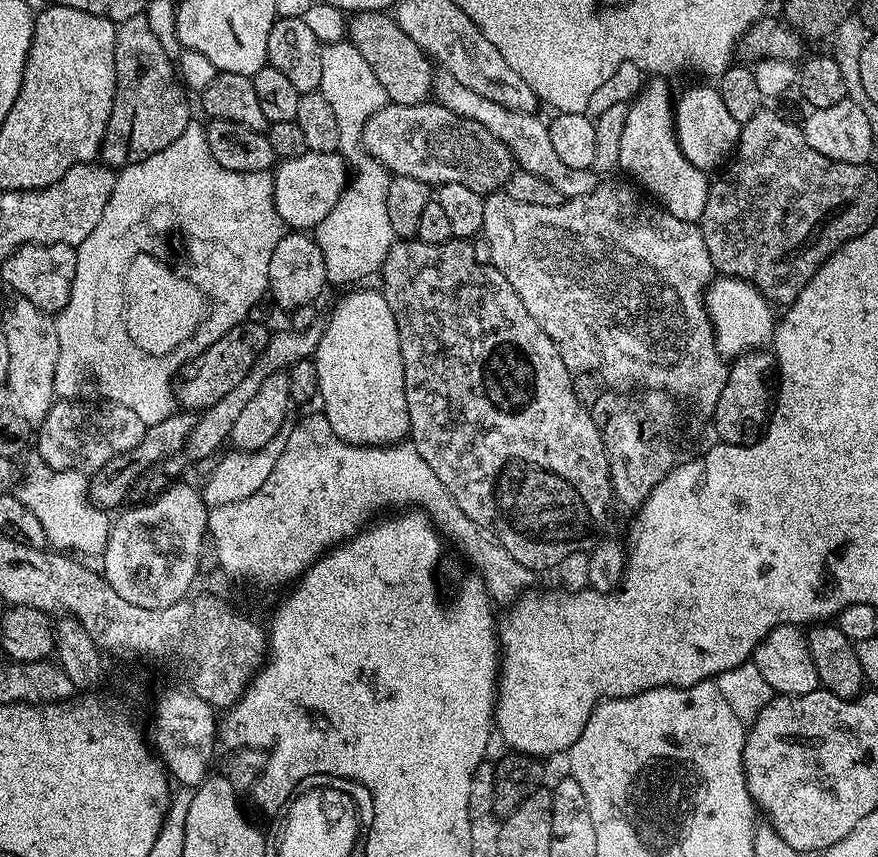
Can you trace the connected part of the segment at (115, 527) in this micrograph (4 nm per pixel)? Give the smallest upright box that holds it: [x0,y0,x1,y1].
[102,484,206,608]

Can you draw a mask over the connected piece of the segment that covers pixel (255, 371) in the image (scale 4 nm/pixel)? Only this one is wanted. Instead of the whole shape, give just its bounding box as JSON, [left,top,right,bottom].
[186,327,320,460]

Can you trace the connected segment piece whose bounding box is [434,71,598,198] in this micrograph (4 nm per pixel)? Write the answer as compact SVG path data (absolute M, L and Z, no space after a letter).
M441 71L435 77L434 100L435 103L446 106L446 110L454 110L454 114L462 118L470 118L470 122L478 122L481 126L486 126L486 130L490 130L490 134L494 134L498 142L508 147L519 171L538 174L538 178L546 178L546 182L550 182L550 186L555 186L558 194L562 194L565 198L590 194L590 190L598 187L597 173L591 168L573 170L558 159L558 154L550 143L550 130L547 123L543 119L540 121L539 115L506 110L506 106L498 106L498 102L490 102L490 98L482 98L482 94L474 94L474 90L462 86L462 82L454 78L454 74L446 71Z

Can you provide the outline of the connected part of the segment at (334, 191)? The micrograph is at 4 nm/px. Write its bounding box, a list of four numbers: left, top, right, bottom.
[272,151,350,230]

